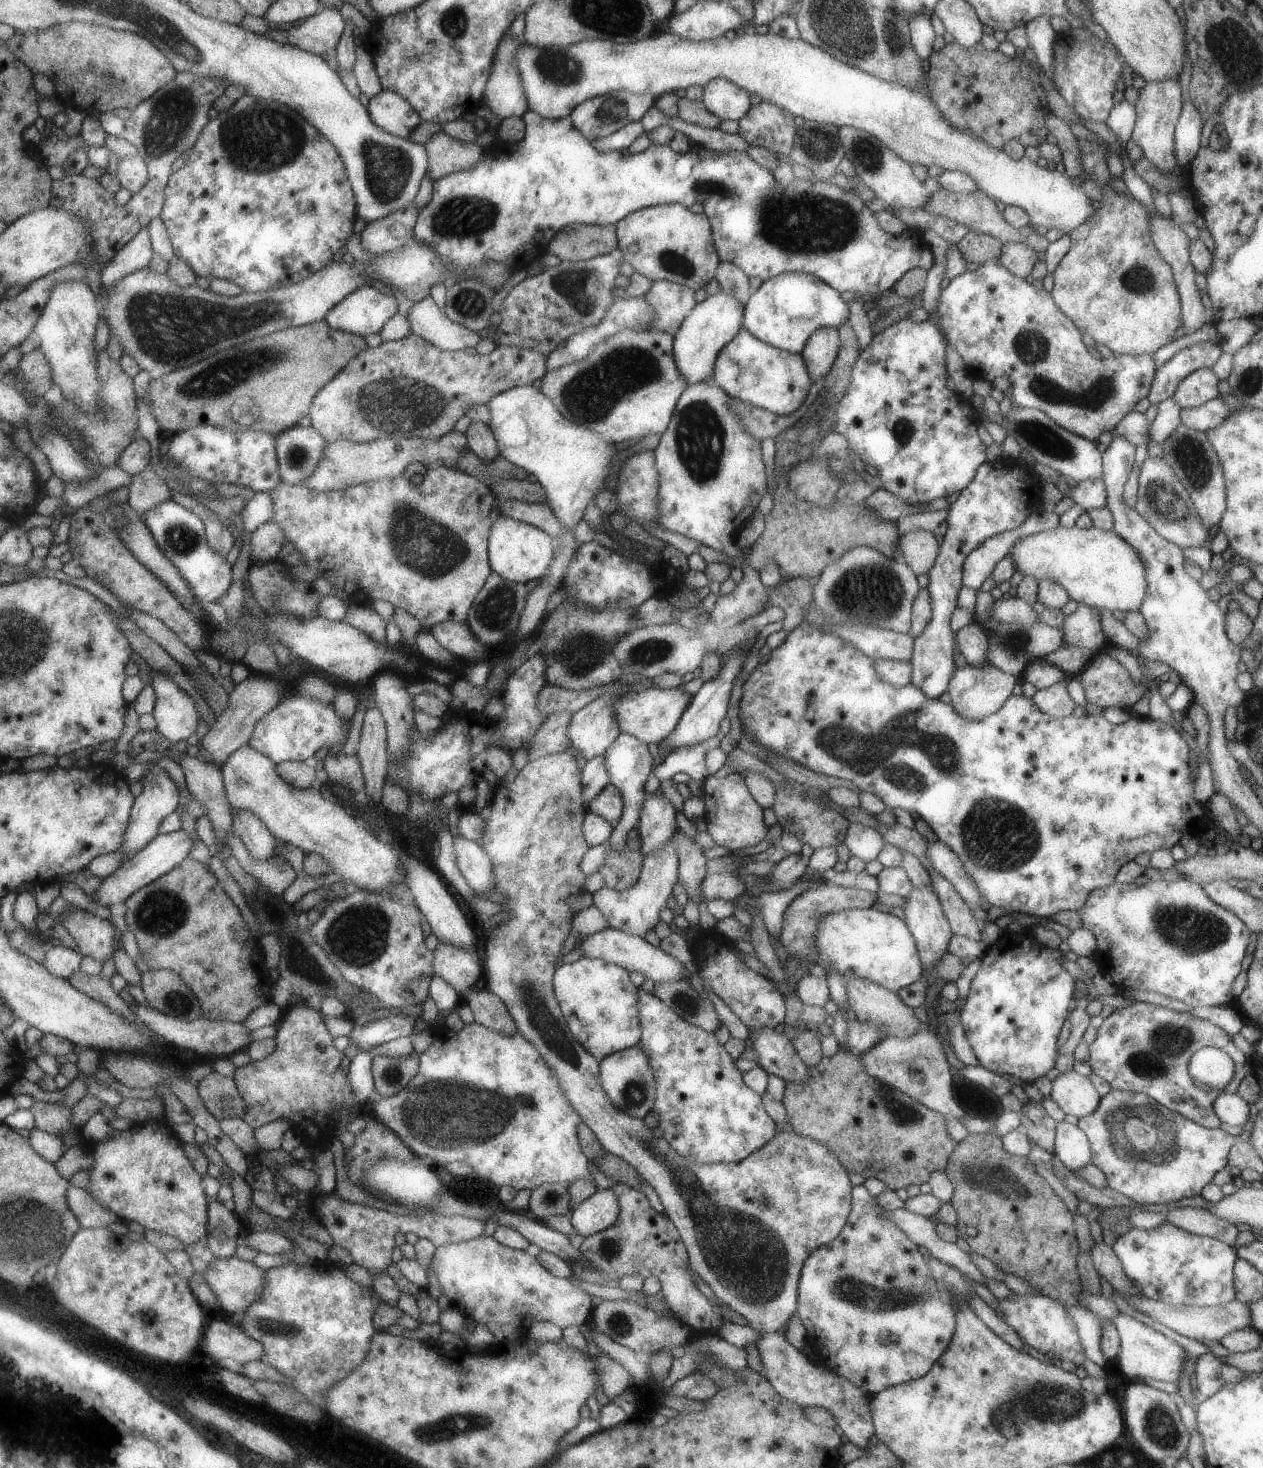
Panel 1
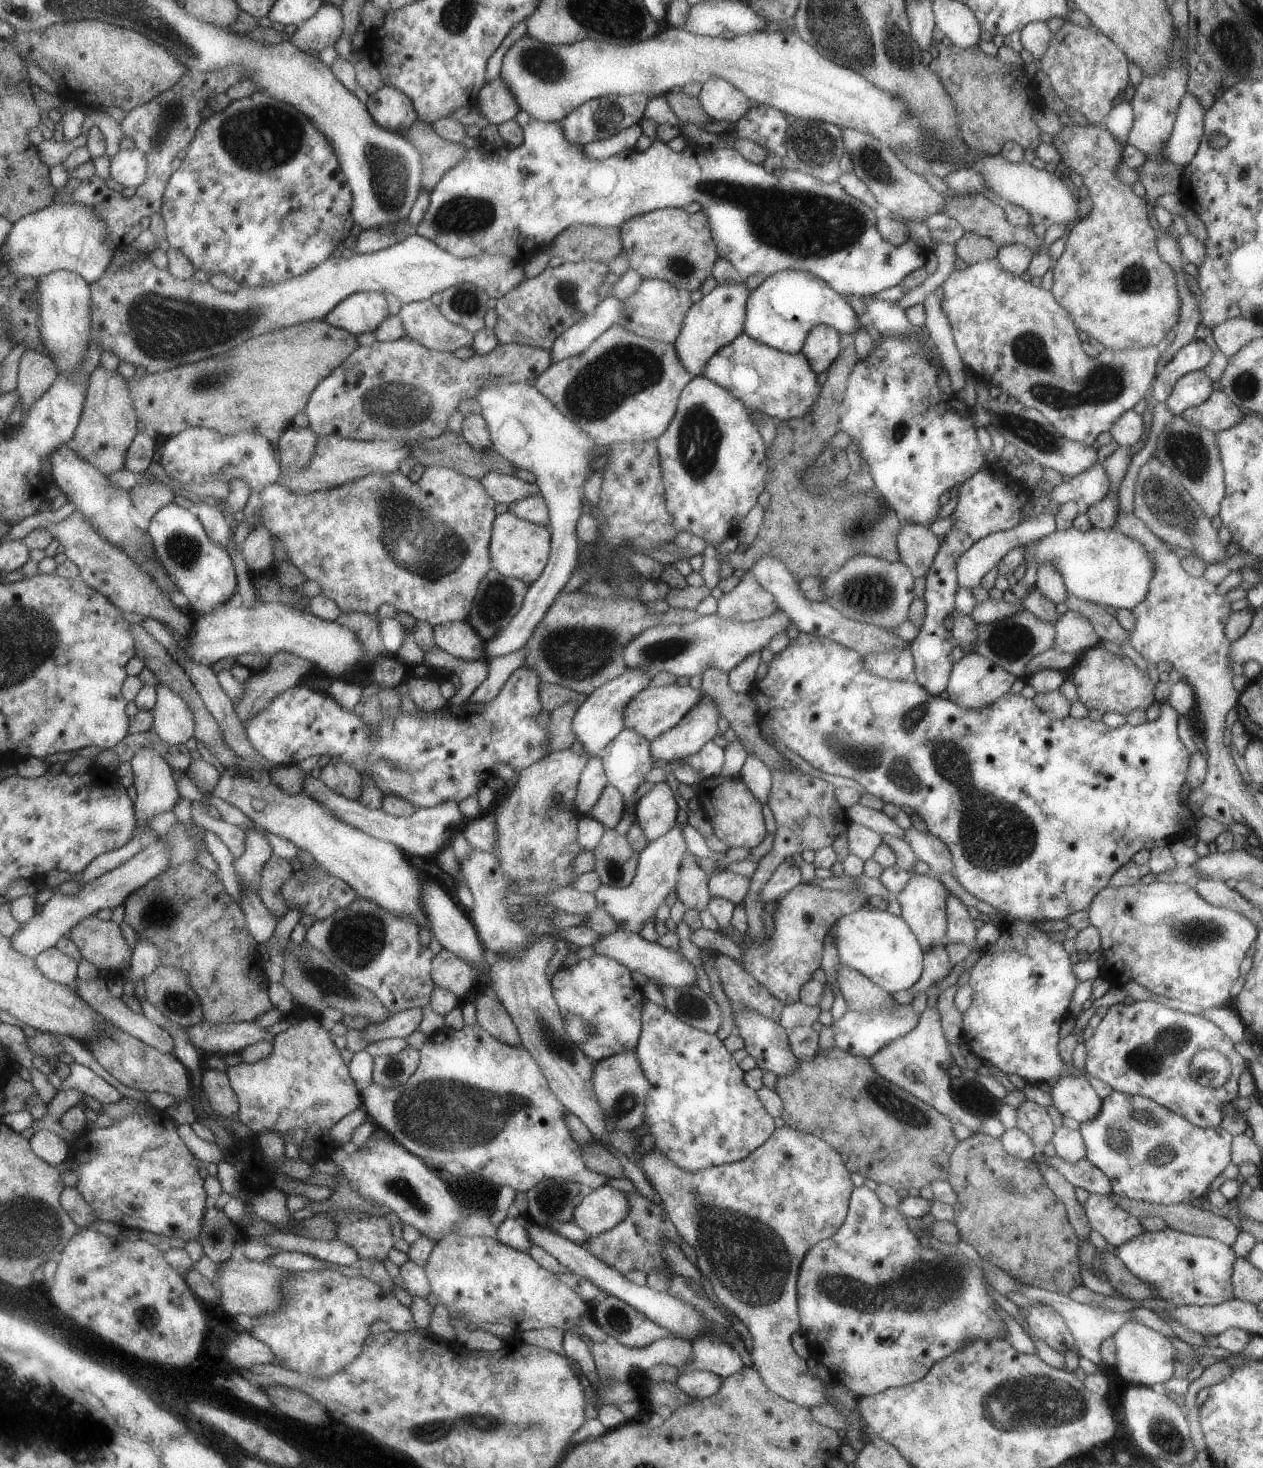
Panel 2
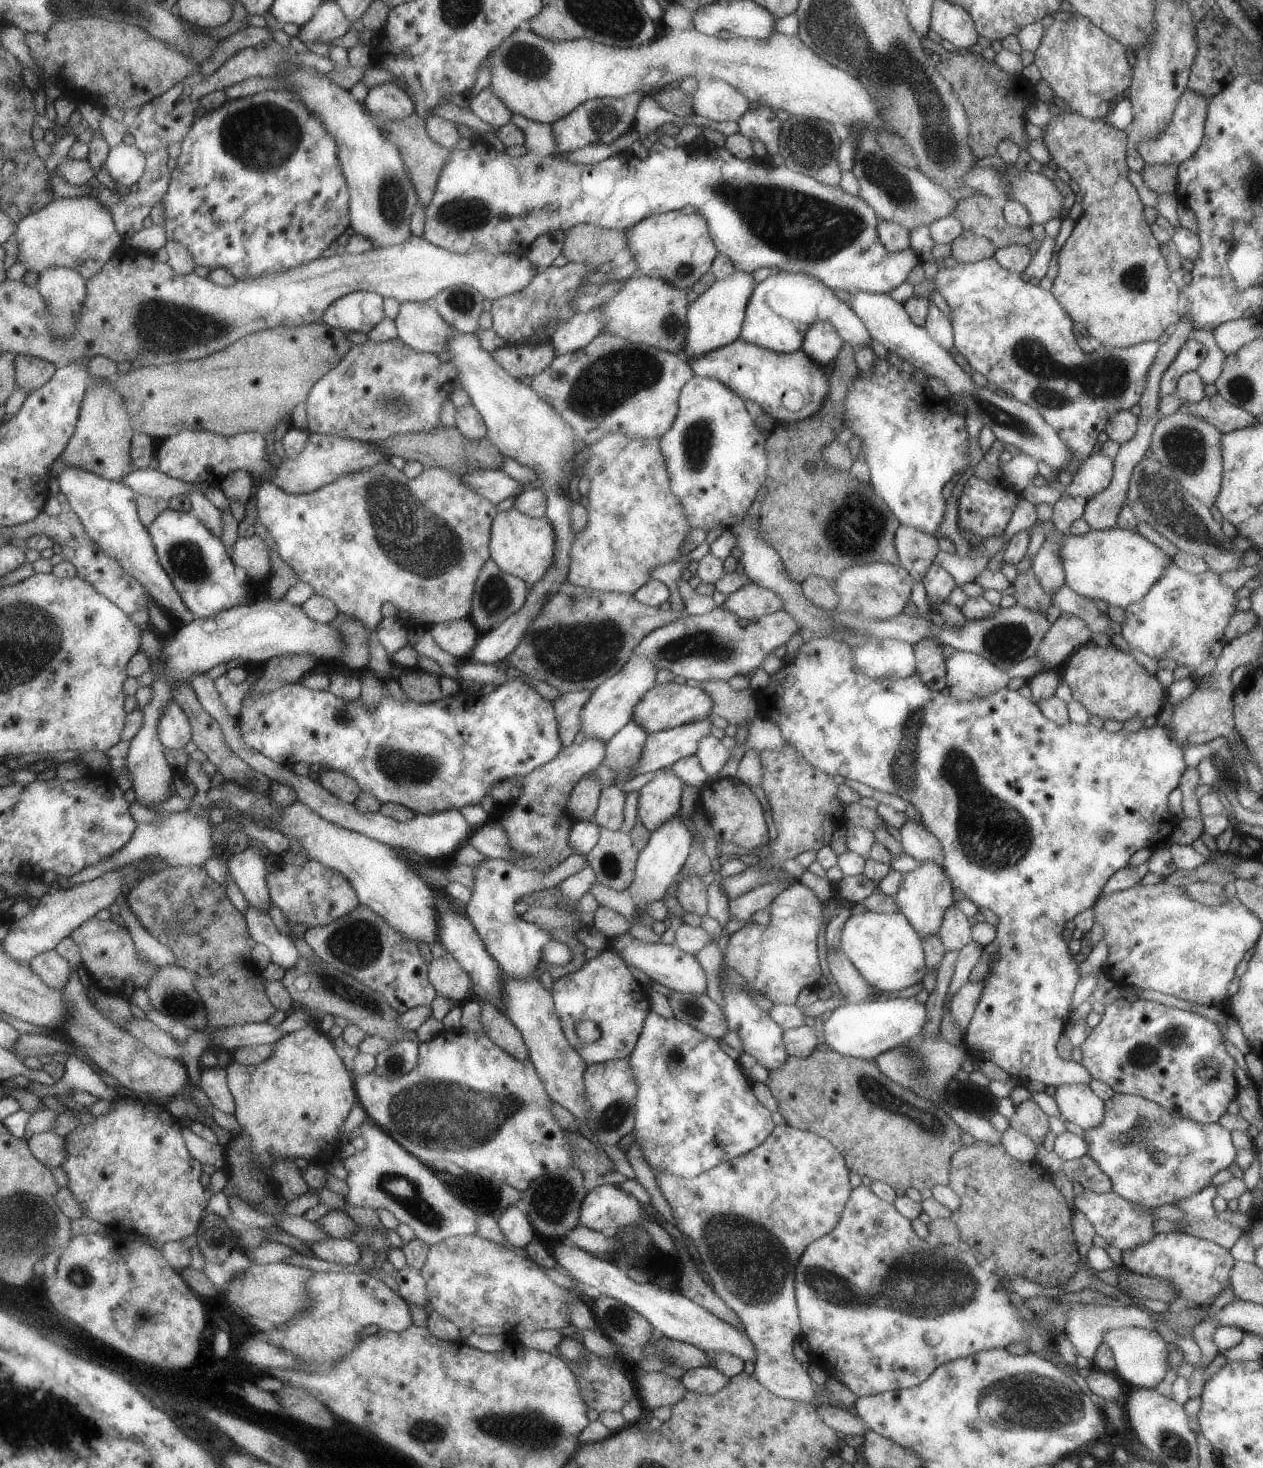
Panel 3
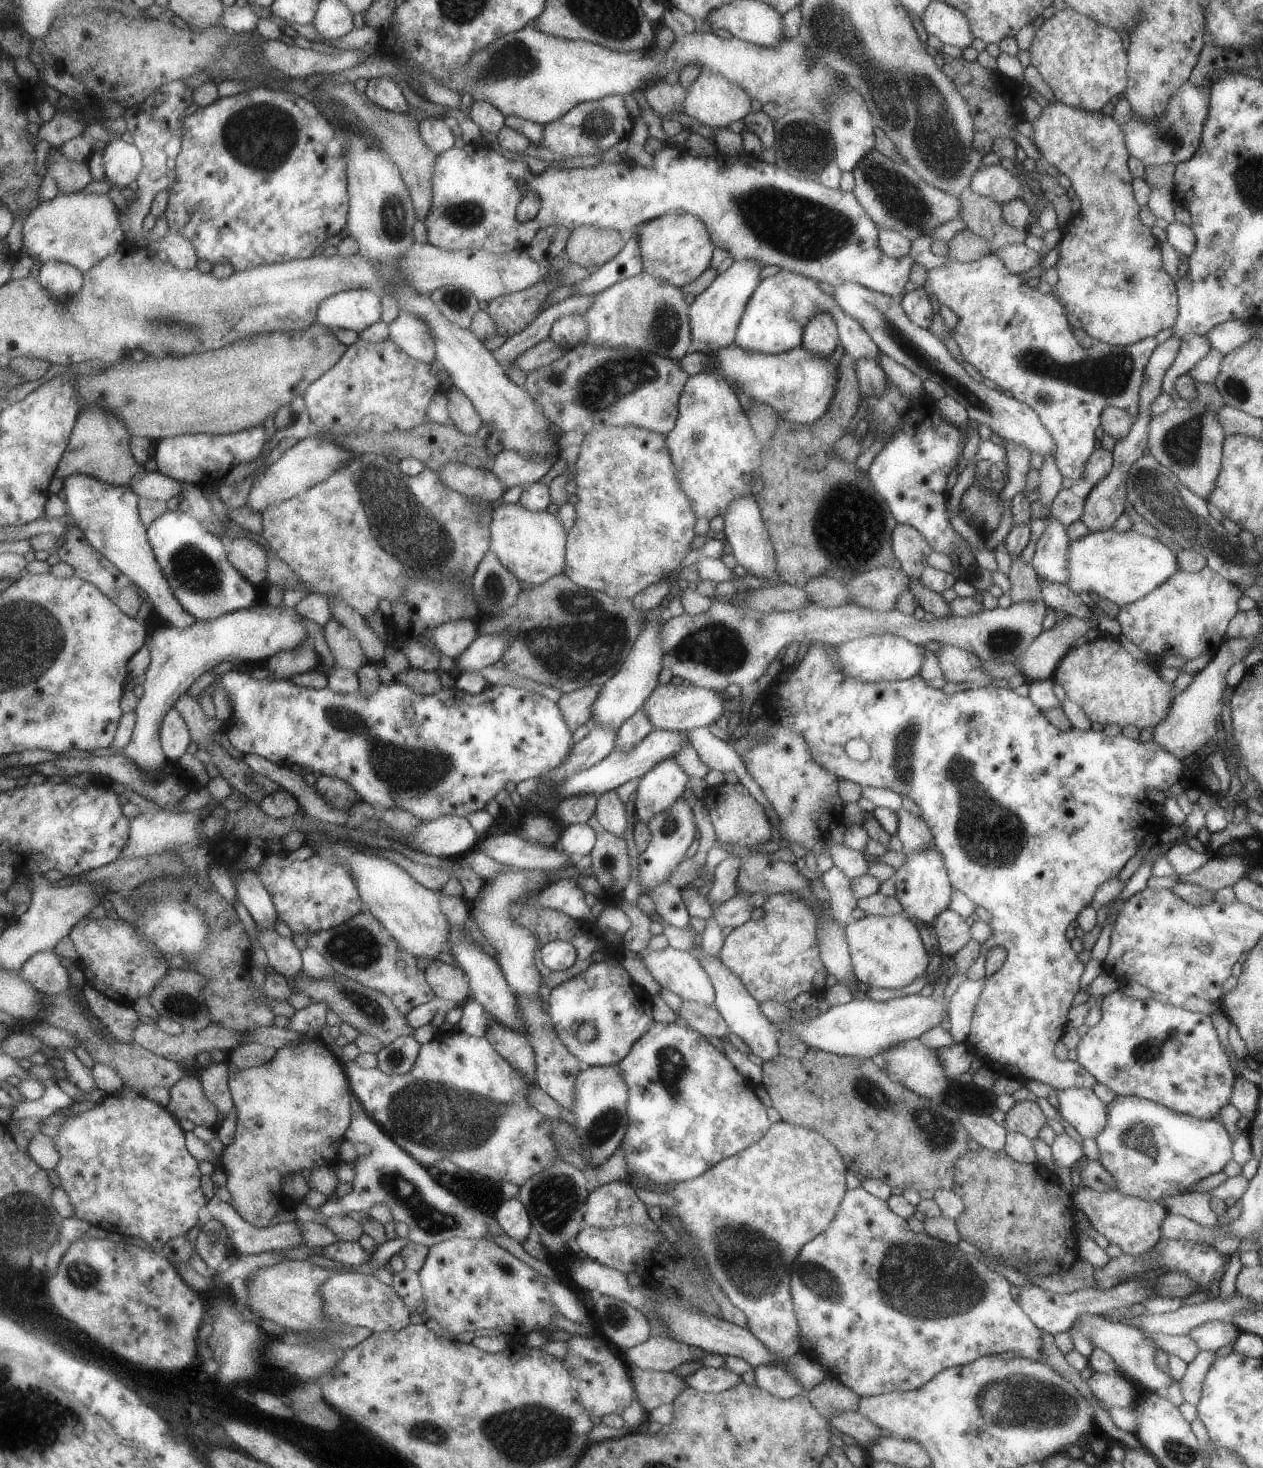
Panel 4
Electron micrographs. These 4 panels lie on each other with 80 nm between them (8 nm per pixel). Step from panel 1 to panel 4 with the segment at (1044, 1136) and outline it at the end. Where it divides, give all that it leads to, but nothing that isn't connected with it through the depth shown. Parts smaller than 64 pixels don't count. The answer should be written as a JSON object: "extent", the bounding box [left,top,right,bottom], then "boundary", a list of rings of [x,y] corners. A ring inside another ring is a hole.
{"extent":[1005,1101,1046,1141],"boundary":[[[1016,1101],[1005,1119],[1008,1132],[1022,1133],[1031,1141],[1039,1138],[1041,1128],[1046,1125],[1046,1116],[1036,1101]]]}

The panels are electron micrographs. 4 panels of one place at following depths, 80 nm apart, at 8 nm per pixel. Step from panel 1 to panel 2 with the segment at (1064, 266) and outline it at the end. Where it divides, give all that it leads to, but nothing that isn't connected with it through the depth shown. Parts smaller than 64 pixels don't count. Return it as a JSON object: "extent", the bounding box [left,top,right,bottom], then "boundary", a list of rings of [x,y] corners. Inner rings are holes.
{"extent":[1051,124,1181,349],"boundary":[[[1090,124],[1088,127],[1076,126],[1068,128],[1063,126],[1063,130],[1054,135],[1054,146],[1060,151],[1061,160],[1066,164],[1070,170],[1077,172],[1082,178],[1088,190],[1090,191],[1087,197],[1093,202],[1092,211],[1081,218],[1074,227],[1071,229],[1067,236],[1065,249],[1060,258],[1053,264],[1053,287],[1051,291],[1055,299],[1060,303],[1063,309],[1068,311],[1068,314],[1073,318],[1078,330],[1083,330],[1086,334],[1093,336],[1097,341],[1100,341],[1107,349],[1126,349],[1126,348],[1142,348],[1161,346],[1162,340],[1170,330],[1174,330],[1176,324],[1179,322],[1179,314],[1181,311],[1181,300],[1179,292],[1177,291],[1177,282],[1175,281],[1175,272],[1172,267],[1163,261],[1157,249],[1157,236],[1156,231],[1150,225],[1148,220],[1147,202],[1146,200],[1138,197],[1132,191],[1132,186],[1124,184],[1115,176],[1115,166],[1122,162],[1121,154],[1123,149],[1120,143],[1114,138],[1114,135],[1099,124]]]}

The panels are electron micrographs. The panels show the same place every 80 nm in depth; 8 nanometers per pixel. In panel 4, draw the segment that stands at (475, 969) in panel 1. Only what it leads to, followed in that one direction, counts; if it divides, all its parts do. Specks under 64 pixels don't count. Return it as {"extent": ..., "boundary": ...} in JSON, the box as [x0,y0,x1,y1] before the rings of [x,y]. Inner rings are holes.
{"extent":[427,959,470,1006],"boundary":[[[434,959],[427,969],[427,975],[432,990],[441,999],[454,1001],[460,1006],[470,998],[467,974],[460,965]]]}

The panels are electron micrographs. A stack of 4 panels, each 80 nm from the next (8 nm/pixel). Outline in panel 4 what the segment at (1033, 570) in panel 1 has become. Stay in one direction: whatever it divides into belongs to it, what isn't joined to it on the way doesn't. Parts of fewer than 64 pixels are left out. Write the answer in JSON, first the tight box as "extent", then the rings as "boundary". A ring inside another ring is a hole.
{"extent":[1066,529,1178,606],"boundary":[[[1106,529],[1103,531],[1090,531],[1084,538],[1071,540],[1068,549],[1068,566],[1070,569],[1070,580],[1066,586],[1070,586],[1072,592],[1096,592],[1102,599],[1124,606],[1136,602],[1145,597],[1151,590],[1160,586],[1178,570],[1177,558],[1169,547],[1166,547],[1158,539],[1141,535],[1130,529],[1129,531],[1117,531]]]}

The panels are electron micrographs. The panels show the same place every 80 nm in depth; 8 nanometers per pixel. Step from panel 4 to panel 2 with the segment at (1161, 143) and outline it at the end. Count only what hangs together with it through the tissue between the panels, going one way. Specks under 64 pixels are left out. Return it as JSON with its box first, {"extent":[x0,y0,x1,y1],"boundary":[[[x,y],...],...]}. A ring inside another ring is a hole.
{"extent":[1163,92,1205,168],"boundary":[[[1187,92],[1181,98],[1174,130],[1163,151],[1168,161],[1183,168],[1192,162],[1205,131],[1205,112],[1192,94]]]}

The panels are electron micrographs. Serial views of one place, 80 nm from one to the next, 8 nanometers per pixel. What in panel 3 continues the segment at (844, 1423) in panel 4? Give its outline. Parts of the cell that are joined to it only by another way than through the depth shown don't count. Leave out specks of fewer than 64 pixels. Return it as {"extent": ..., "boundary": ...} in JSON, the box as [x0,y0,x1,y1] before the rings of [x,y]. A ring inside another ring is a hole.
{"extent":[816,1403,865,1436],"boundary":[[[822,1403],[816,1405],[817,1413],[820,1418],[830,1427],[832,1430],[838,1432],[839,1435],[845,1436],[847,1434],[862,1434],[865,1431],[864,1419],[860,1416],[852,1415],[848,1410],[834,1406],[830,1403]]]}

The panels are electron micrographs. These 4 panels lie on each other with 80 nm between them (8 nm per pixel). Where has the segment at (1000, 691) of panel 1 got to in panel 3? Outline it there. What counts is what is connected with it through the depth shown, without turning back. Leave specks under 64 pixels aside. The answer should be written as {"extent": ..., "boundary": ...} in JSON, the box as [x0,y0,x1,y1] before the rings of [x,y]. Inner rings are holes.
{"extent":[945,651,1011,701],"boundary":[[[957,651],[945,660],[945,667],[949,694],[961,701],[993,695],[1011,680],[1005,670],[970,651]]]}

